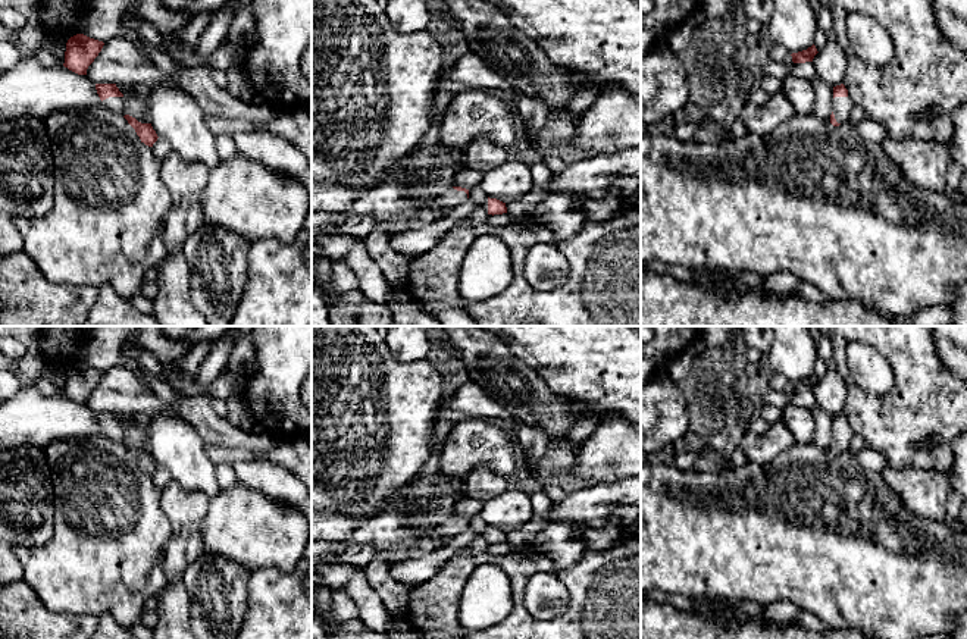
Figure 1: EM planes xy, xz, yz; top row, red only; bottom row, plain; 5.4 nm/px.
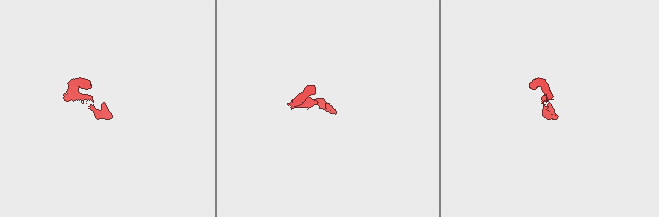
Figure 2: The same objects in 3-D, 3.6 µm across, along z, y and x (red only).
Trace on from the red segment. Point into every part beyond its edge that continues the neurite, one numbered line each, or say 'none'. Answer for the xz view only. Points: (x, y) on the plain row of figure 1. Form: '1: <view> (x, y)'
1: xz (451, 526)

